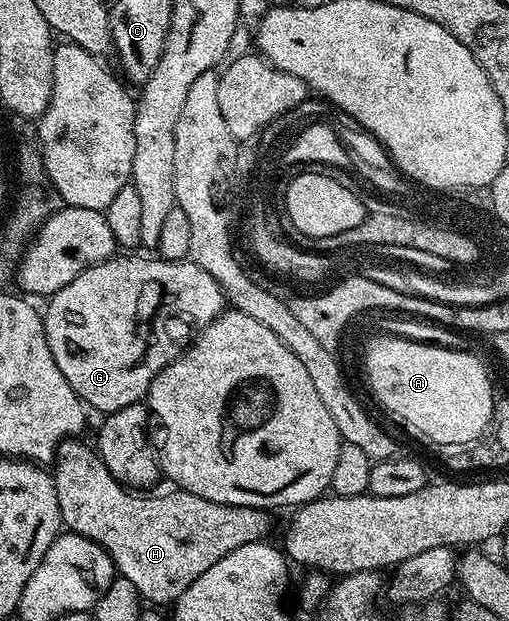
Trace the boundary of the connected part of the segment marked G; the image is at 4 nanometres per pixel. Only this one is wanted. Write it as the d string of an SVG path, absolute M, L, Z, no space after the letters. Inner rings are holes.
M114 255L107 261L101 261L98 265L87 267L79 275L75 275L75 279L71 279L71 283L67 283L67 287L63 287L57 293L52 294L47 301L49 306L43 309L47 347L51 347L51 355L55 355L55 363L59 363L59 371L63 371L63 379L67 379L67 383L71 383L71 387L76 391L77 396L90 410L98 409L101 415L123 411L123 407L131 407L144 402L149 396L149 388L155 379L155 375L163 367L170 365L176 357L181 356L193 344L195 334L206 329L227 305L225 293L219 287L219 283L215 283L215 279L211 279L211 275L207 275L207 271L203 271L194 261L188 259L184 261L163 261L156 256L153 256L154 258L133 256L137 255Z

